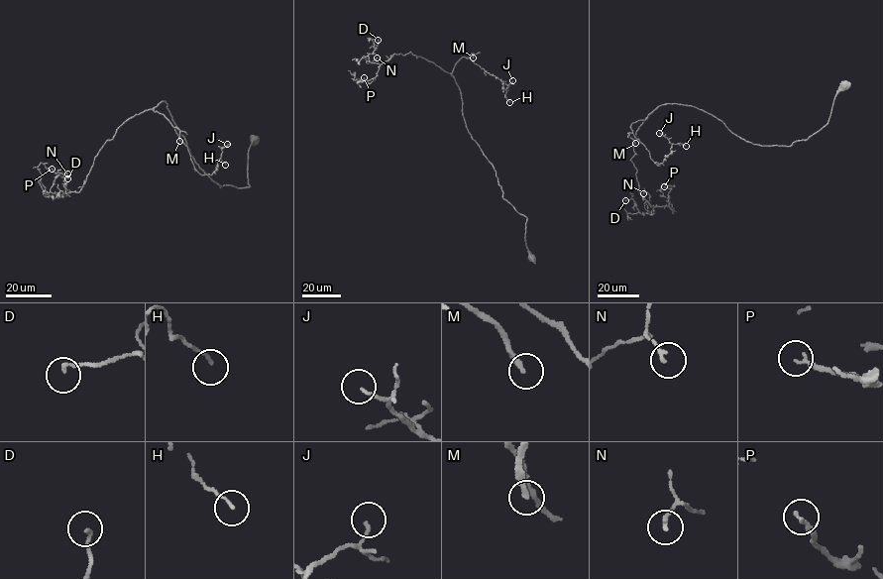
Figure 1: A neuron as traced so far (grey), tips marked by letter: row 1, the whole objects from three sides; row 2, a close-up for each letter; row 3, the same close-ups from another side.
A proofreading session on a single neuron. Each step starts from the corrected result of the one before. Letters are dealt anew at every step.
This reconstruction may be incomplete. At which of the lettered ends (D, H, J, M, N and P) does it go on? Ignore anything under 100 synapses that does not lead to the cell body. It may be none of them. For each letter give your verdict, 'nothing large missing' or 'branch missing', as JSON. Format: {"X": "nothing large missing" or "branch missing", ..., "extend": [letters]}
{"D": "nothing large missing", "H": "nothing large missing", "J": "nothing large missing", "M": "branch missing", "N": "nothing large missing", "P": "nothing large missing", "extend": ["M"]}

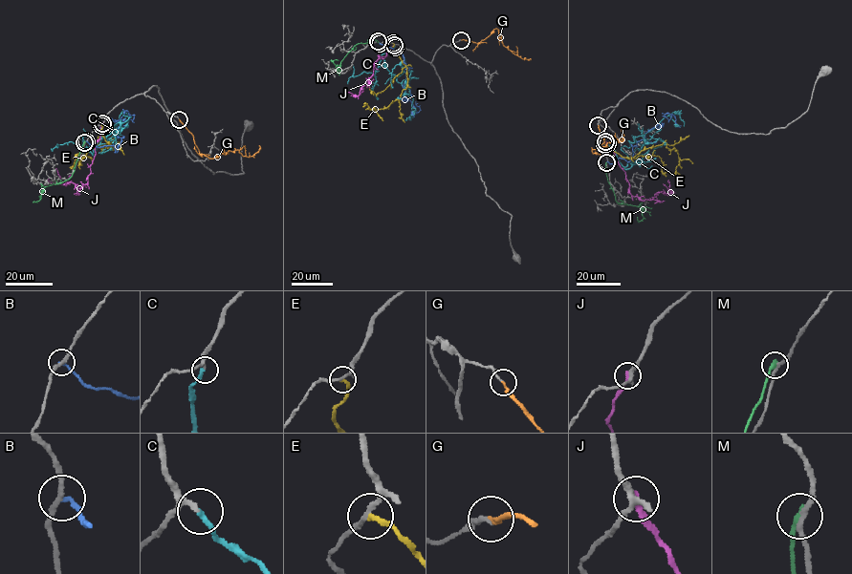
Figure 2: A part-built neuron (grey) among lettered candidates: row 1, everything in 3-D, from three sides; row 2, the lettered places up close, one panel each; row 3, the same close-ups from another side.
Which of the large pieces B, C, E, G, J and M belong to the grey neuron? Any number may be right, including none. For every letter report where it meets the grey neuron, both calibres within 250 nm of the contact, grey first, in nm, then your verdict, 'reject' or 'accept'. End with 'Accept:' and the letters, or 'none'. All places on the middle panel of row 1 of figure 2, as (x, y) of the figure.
B: contact (380, 43); calibres 200 and 180 nm; reject
C: contact (395, 47); calibres 140 and 240 nm; accept
E: contact (393, 43); calibres 180 and 200 nm; reject
G: contact (461, 40); calibres 190 and 160 nm; accept
J: contact (394, 45); calibres 280 and 240 nm; reject
M: contact (378, 41); calibres 180 and 320 nm; reject
Accept: C, G

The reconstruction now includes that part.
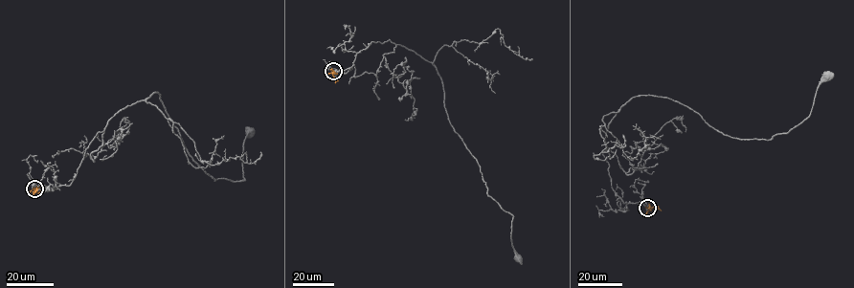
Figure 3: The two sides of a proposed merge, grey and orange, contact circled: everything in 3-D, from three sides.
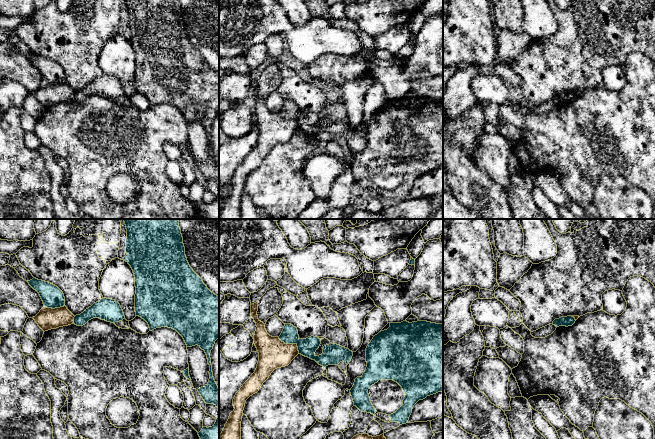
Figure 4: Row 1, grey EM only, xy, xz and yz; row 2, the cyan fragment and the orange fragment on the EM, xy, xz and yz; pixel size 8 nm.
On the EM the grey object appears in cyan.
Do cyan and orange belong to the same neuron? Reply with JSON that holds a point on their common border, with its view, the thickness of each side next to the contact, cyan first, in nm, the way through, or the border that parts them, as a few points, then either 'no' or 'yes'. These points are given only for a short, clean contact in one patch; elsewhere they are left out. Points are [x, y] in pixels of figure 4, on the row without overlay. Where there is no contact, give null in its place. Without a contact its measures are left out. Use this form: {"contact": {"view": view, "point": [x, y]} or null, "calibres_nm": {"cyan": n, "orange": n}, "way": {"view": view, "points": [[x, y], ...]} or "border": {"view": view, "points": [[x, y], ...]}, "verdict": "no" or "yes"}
{"contact": {"view": "xz", "point": [291, 119]}, "calibres_nm": {"cyan": 150, "orange": 240}, "verdict": "no"}

